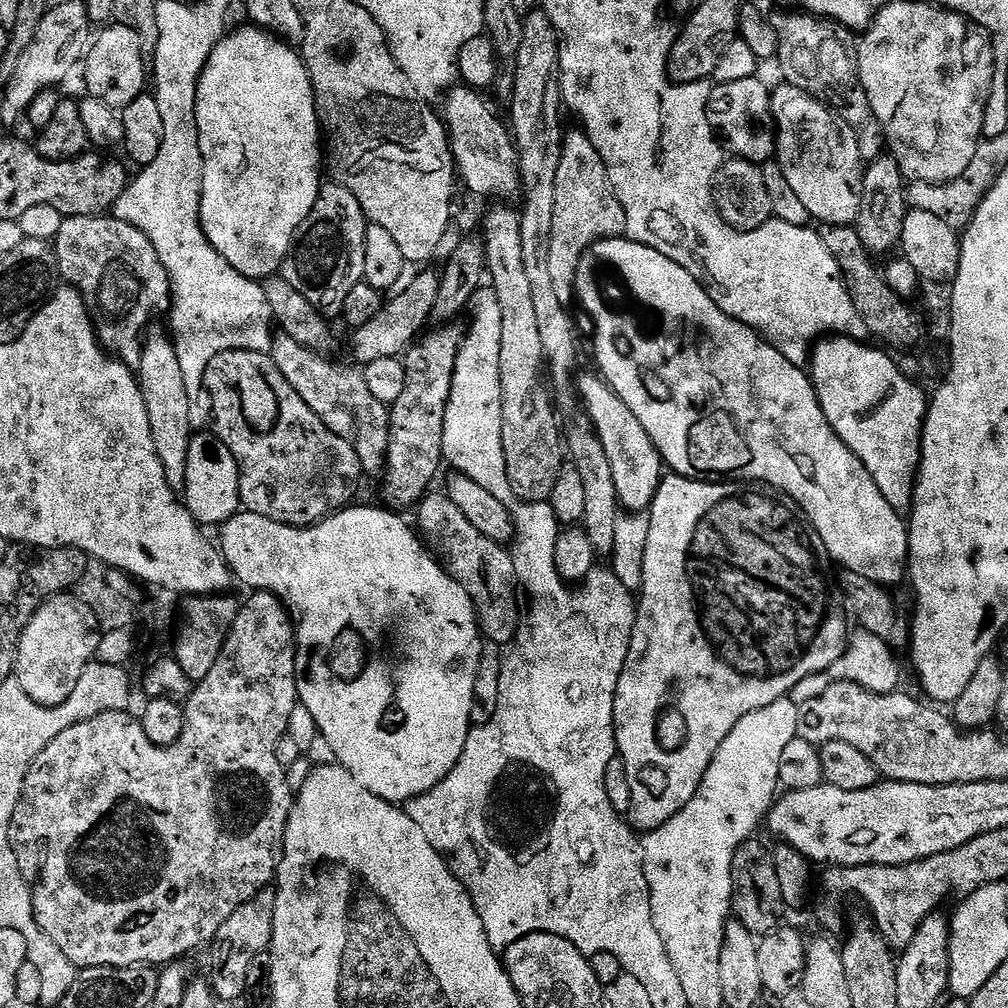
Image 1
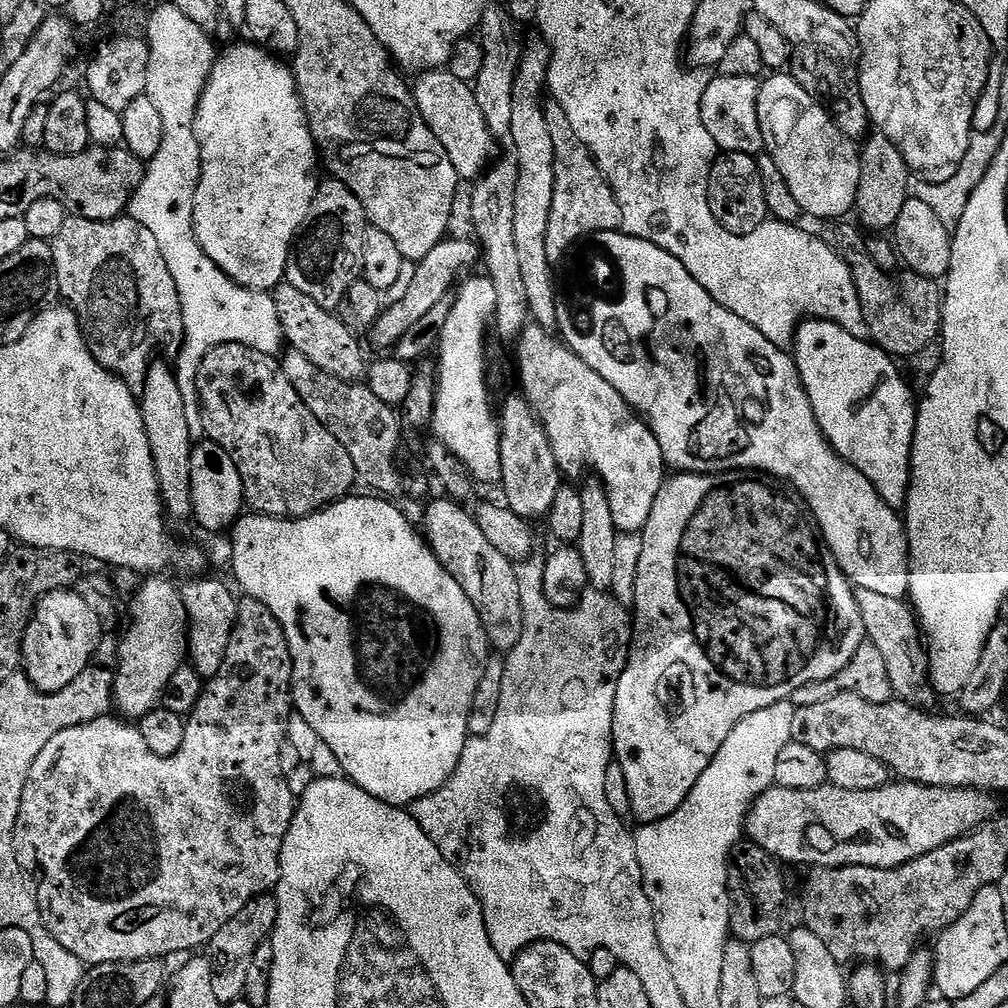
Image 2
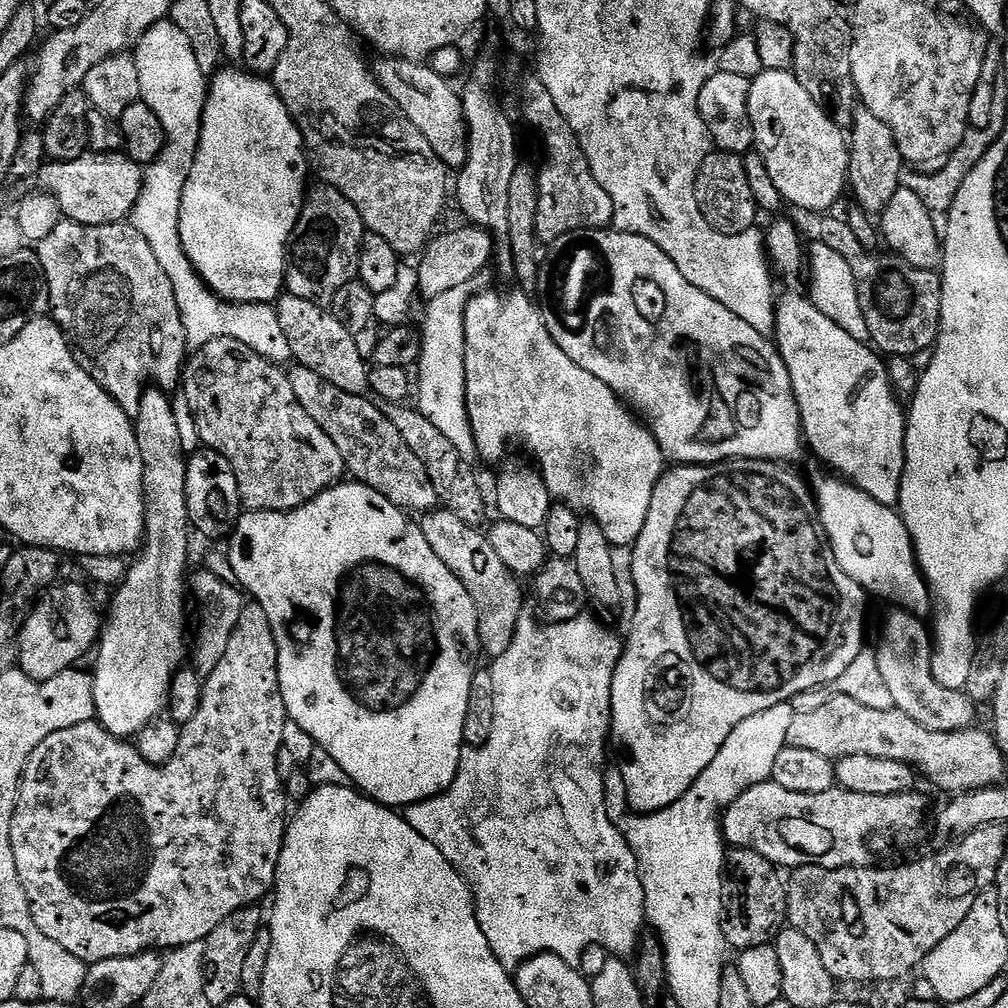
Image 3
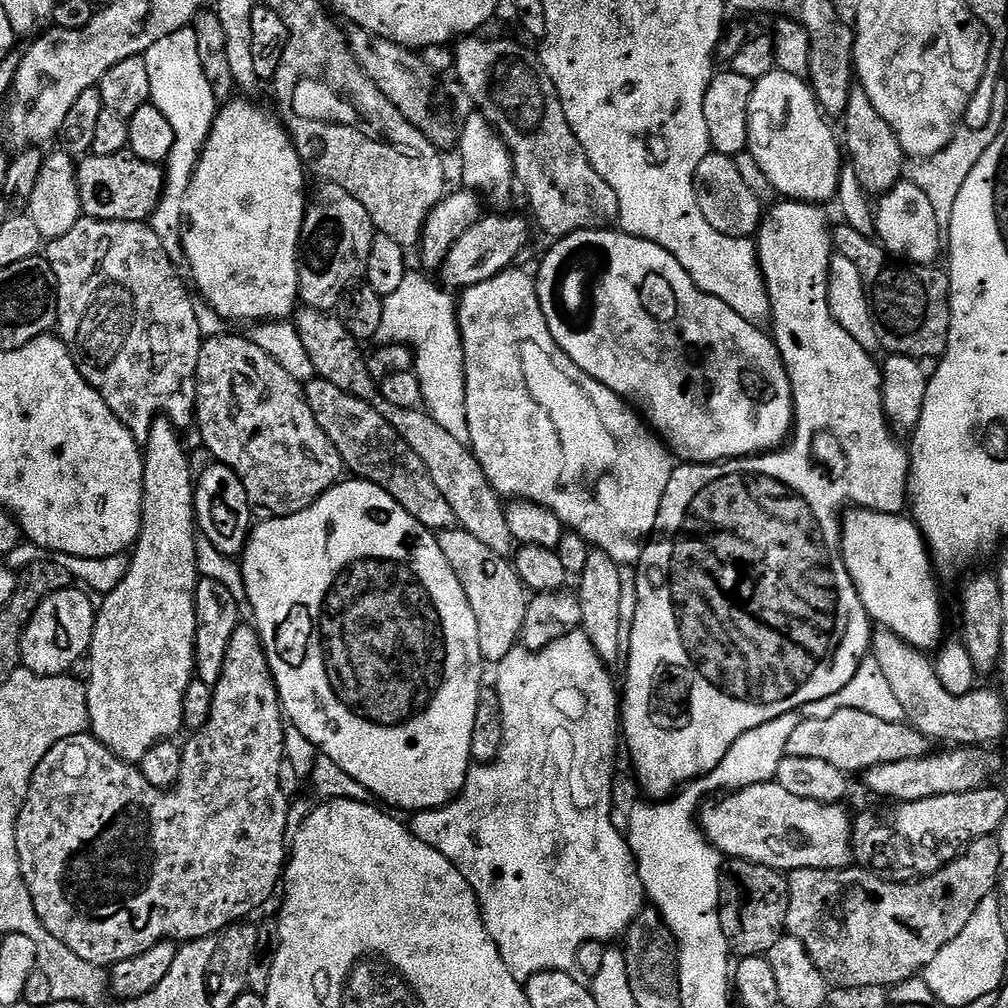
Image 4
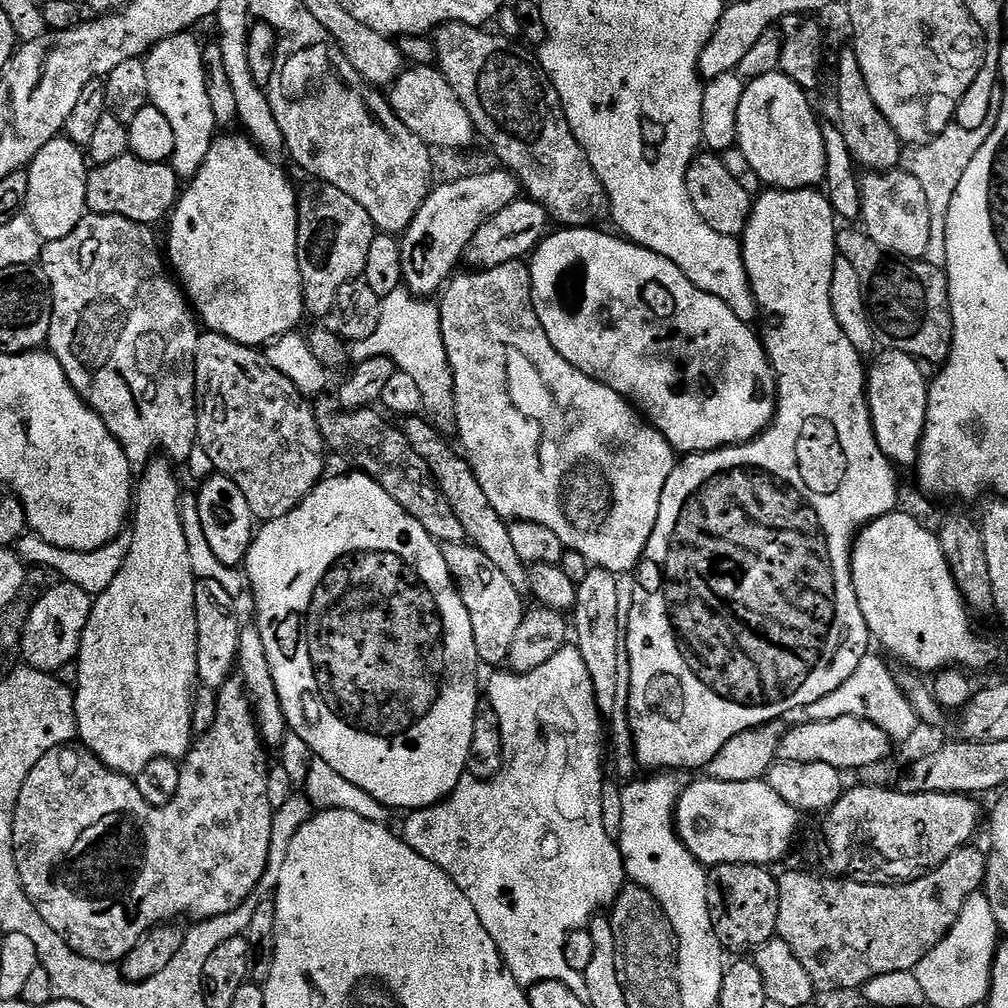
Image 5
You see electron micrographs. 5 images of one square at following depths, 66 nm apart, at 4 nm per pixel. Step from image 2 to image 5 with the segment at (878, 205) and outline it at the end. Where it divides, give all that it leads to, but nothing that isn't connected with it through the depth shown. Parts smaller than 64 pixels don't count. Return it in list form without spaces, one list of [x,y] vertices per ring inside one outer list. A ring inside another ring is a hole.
[[[852,50],[842,53],[836,64],[836,104],[840,107],[838,126],[842,130],[842,138],[846,138],[846,146],[850,146],[850,154],[856,159],[857,165],[864,170],[899,169],[902,164],[902,141],[894,126],[886,122],[886,114],[878,110],[878,102],[874,102],[870,95],[870,86],[866,86],[866,74],[862,74],[862,66]]]

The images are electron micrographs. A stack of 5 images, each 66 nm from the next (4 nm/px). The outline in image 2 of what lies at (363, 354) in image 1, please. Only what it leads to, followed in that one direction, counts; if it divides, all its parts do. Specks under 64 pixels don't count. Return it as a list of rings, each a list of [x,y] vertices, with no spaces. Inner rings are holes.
[[[454,236],[442,240],[426,258],[417,261],[410,284],[402,294],[402,299],[396,301],[390,309],[381,311],[378,322],[368,333],[368,339],[378,350],[391,351],[395,349],[398,339],[402,338],[423,317],[431,311],[435,303],[444,300],[448,290],[456,280],[456,274],[468,271],[475,263],[479,263],[481,257],[479,245],[473,240],[454,238]]]

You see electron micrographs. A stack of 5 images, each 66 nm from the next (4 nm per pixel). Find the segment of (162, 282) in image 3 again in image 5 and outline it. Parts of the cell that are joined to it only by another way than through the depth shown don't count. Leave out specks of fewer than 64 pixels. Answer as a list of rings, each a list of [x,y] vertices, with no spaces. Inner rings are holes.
[[[85,214],[82,222],[78,222],[78,226],[74,226],[74,230],[70,230],[70,234],[66,234],[66,238],[58,238],[57,240],[49,240],[44,245],[44,249],[40,252],[38,261],[39,267],[43,268],[46,278],[52,287],[52,317],[50,318],[50,330],[48,331],[48,342],[46,345],[47,351],[58,358],[58,362],[64,370],[66,370],[66,378],[74,386],[77,394],[88,403],[90,408],[93,408],[96,413],[106,422],[106,426],[118,443],[122,446],[122,450],[126,454],[126,458],[133,466],[143,466],[157,455],[156,452],[160,447],[164,447],[167,459],[173,462],[187,461],[188,457],[193,455],[194,449],[197,447],[198,441],[196,438],[196,413],[198,411],[198,397],[196,395],[196,355],[198,354],[198,338],[200,337],[202,328],[198,323],[197,317],[194,315],[193,309],[190,307],[190,301],[184,295],[181,285],[174,279],[173,273],[170,271],[169,265],[166,263],[165,257],[162,255],[162,248],[156,245],[156,236],[151,227],[147,224],[139,224],[133,220],[126,219],[125,216],[98,216],[95,214]]]

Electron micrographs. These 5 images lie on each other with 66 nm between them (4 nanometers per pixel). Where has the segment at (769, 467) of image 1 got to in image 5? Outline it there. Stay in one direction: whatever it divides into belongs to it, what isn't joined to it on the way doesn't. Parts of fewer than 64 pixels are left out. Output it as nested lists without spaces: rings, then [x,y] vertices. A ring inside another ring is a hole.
[[[595,227],[590,228],[564,228],[556,230],[553,234],[545,235],[543,240],[537,245],[534,252],[530,256],[530,271],[532,273],[532,301],[534,302],[534,310],[538,314],[538,322],[542,322],[542,330],[546,330],[546,338],[550,338],[550,342],[554,346],[554,350],[558,350],[558,354],[562,354],[562,358],[566,358],[566,362],[570,362],[570,366],[574,366],[578,370],[582,370],[582,374],[586,374],[590,378],[594,378],[598,382],[602,382],[606,386],[610,386],[617,392],[619,396],[623,396],[633,408],[639,410],[644,419],[658,429],[666,438],[666,442],[677,453],[695,454],[697,452],[714,452],[717,448],[731,448],[734,444],[746,444],[750,440],[755,440],[760,433],[765,432],[776,417],[776,371],[773,370],[772,364],[768,361],[768,355],[764,349],[764,341],[758,335],[757,329],[752,324],[742,322],[742,318],[738,318],[738,314],[734,314],[734,310],[730,310],[730,306],[726,306],[726,302],[722,302],[714,294],[710,294],[706,290],[696,288],[694,282],[690,282],[690,278],[686,278],[686,274],[682,274],[682,270],[678,270],[678,266],[674,266],[674,262],[670,262],[666,258],[662,258],[662,254],[654,254],[654,250],[646,250],[640,244],[634,244],[627,238],[621,238],[619,235],[607,236],[604,232],[596,232]],[[903,510],[872,520],[856,533],[852,545],[852,585],[858,606],[862,610],[862,618],[866,618],[871,639],[875,643],[877,640],[889,657],[897,656],[911,671],[917,674],[939,674],[953,666],[973,670],[972,668],[988,668],[995,662],[995,646],[990,641],[983,640],[972,629],[973,617],[968,605],[960,597],[960,591],[944,557],[939,535],[933,529],[931,532],[926,525],[919,524],[914,517],[907,516]]]

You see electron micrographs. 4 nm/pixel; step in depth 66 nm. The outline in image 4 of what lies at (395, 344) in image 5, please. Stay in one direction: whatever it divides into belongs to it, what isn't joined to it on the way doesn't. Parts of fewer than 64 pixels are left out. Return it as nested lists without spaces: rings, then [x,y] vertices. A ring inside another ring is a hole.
[[[410,270],[402,278],[397,290],[382,298],[382,326],[375,339],[380,344],[406,344],[414,353],[414,371],[422,386],[423,407],[435,422],[453,438],[465,442],[470,438],[470,426],[466,422],[466,382],[464,381],[464,343],[460,337],[460,326],[456,322],[458,302],[453,293],[435,288],[425,273]]]

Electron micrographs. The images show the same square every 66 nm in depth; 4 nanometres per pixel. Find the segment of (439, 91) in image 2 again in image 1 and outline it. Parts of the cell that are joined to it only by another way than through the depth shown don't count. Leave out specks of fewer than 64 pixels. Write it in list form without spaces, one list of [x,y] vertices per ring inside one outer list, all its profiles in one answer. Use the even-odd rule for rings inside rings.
[[[456,86],[451,89],[443,97],[442,103],[444,103],[444,112],[442,108],[442,119],[447,127],[448,135],[450,137],[450,143],[452,146],[452,158],[456,161],[456,171],[458,173],[459,179],[462,181],[463,187],[464,184],[466,187],[469,188],[470,191],[473,192],[476,196],[496,196],[492,197],[495,198],[497,201],[500,202],[512,202],[512,199],[519,197],[521,195],[522,189],[520,187],[520,155],[516,153],[516,146],[512,138],[512,133],[506,127],[505,121],[504,124],[502,121],[499,120],[498,117],[492,113],[492,108],[490,105],[487,104],[486,101],[483,100],[481,93],[477,91],[475,88],[469,88],[467,86]]]

